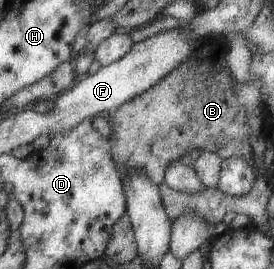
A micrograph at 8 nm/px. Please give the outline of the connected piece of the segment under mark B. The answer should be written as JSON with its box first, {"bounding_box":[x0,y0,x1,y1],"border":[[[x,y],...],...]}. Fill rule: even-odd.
{"bounding_box":[109,36,250,185],"border":[[[210,36],[196,45],[196,51],[183,64],[109,113],[109,154],[120,176],[129,170],[143,170],[153,184],[160,185],[164,167],[193,149],[208,150],[221,160],[237,158],[250,168],[249,125],[245,107],[234,95],[236,82],[227,68],[226,56],[227,40]]]}

